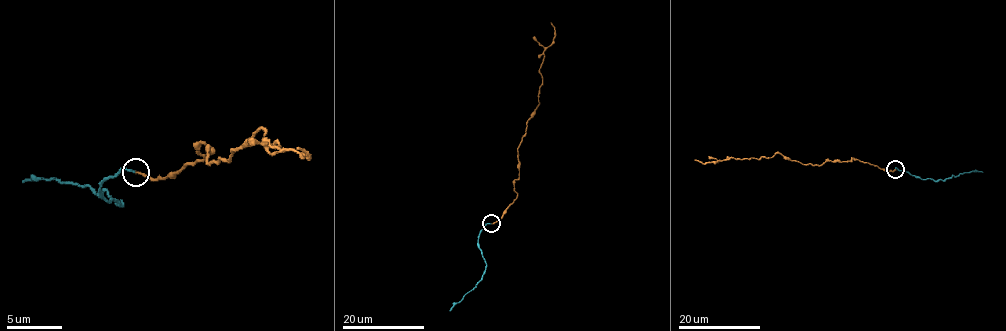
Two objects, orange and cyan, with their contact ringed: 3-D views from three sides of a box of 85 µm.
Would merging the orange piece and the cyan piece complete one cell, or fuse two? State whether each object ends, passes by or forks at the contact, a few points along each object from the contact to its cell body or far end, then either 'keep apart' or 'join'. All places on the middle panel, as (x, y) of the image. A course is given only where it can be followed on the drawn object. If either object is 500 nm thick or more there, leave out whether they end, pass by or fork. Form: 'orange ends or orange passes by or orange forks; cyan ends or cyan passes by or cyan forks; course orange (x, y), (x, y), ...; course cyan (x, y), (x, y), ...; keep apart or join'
orange ends; cyan ends; course orange (491, 223), (517, 197), (518, 147), (538, 105), (542, 83), (539, 68), (543, 51), (554, 36), (550, 23); course cyan (490, 223), (483, 227), (478, 237), (485, 271), (450, 311); join

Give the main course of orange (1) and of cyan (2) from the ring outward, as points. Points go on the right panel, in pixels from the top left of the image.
1: (895, 168), (883, 170), (852, 158), (802, 164), (777, 153), (714, 162), (695, 159)
2: (895, 168), (923, 179), (943, 180), (960, 173), (983, 172)

